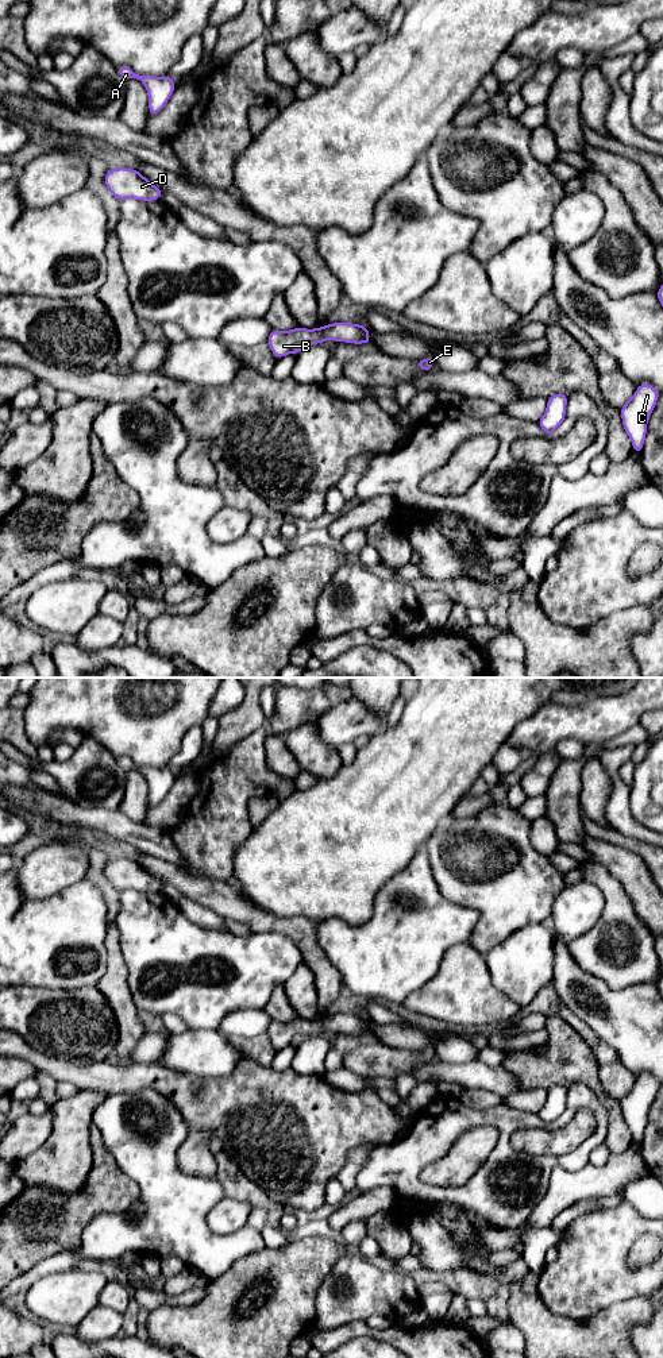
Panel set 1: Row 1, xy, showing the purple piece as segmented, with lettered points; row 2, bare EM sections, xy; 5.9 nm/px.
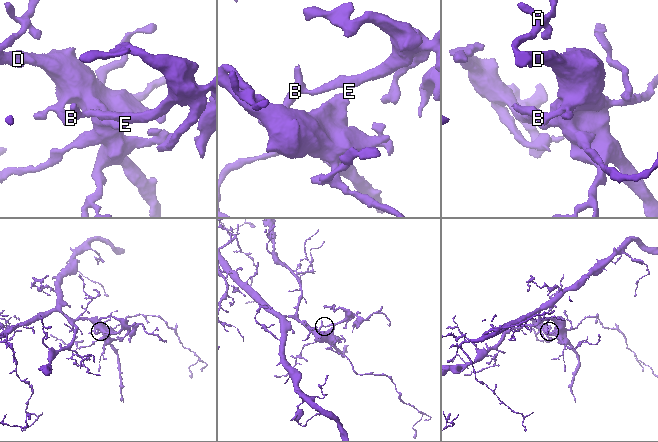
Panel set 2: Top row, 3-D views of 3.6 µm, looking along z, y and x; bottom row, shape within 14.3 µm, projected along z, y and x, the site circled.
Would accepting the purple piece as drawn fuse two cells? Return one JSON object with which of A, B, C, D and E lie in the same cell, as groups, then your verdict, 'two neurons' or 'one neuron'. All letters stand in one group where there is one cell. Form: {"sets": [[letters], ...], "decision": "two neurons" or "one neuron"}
{"sets": [["A", "B", "C", "D", "E"]], "decision": "one neuron"}

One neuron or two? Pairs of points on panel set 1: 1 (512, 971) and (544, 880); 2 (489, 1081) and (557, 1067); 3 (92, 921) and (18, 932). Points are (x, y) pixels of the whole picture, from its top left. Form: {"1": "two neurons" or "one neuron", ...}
{"1": "two neurons", "2": "two neurons", "3": "one neuron"}

